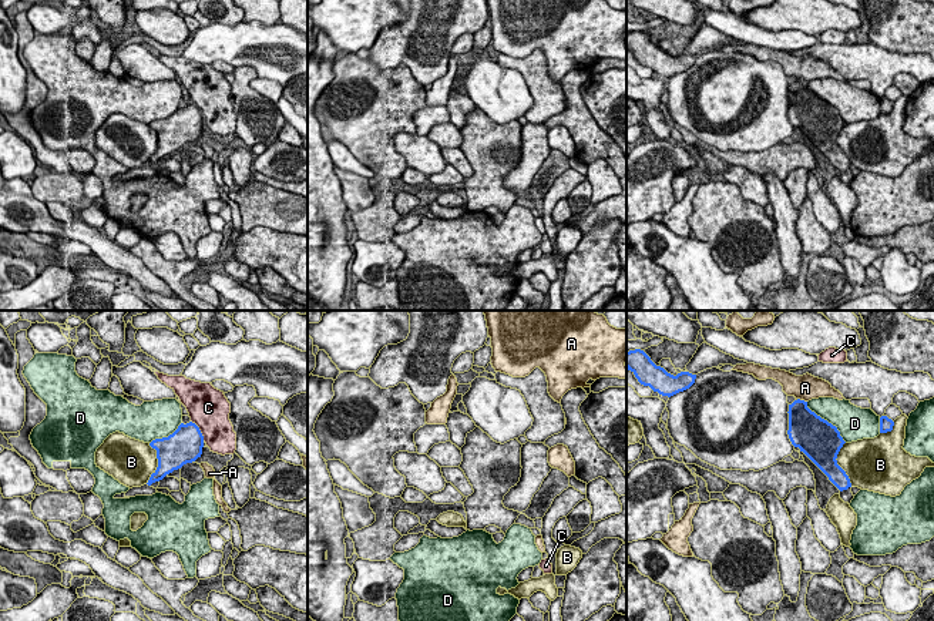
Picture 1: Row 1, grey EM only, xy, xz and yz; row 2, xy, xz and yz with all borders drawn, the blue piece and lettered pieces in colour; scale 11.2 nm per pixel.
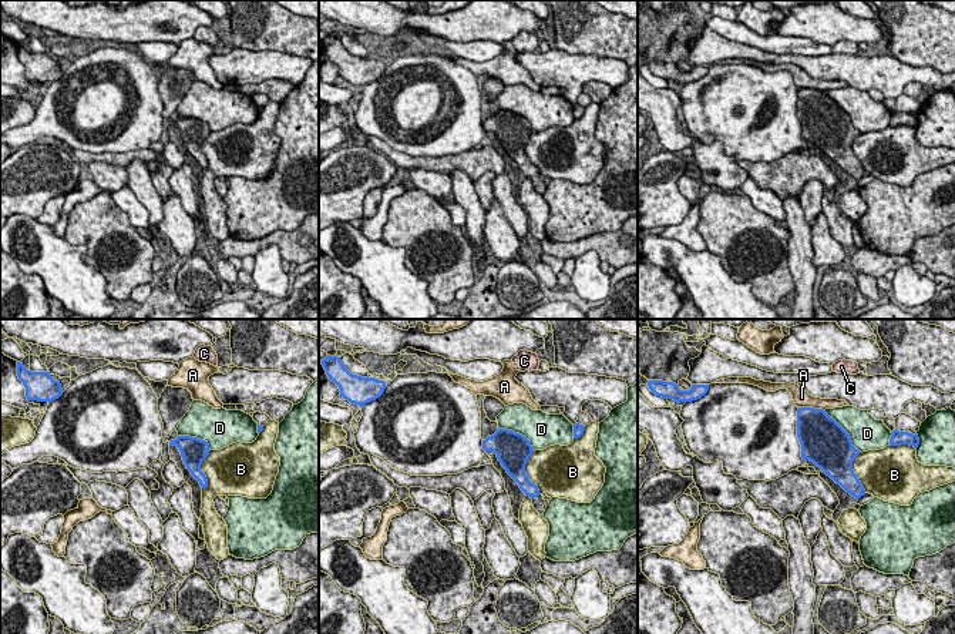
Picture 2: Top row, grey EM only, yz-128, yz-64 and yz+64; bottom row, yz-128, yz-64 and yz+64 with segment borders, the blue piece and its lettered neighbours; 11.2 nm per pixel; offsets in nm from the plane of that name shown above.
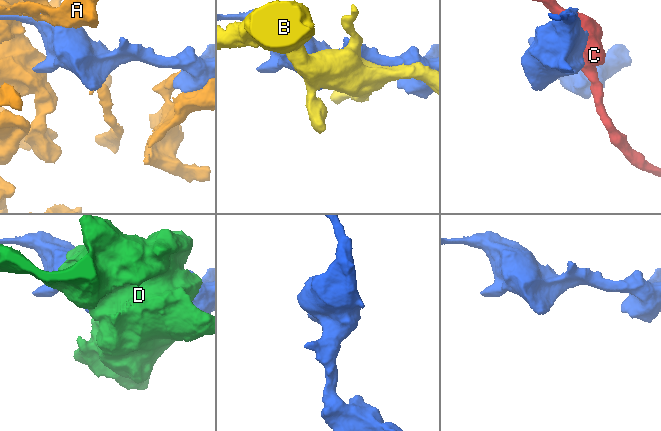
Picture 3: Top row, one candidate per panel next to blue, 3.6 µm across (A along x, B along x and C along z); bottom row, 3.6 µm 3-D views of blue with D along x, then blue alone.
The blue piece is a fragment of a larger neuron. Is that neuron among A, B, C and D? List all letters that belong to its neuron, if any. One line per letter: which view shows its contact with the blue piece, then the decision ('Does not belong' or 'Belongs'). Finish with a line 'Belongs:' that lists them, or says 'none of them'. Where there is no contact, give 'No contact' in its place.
A: Touches blue in yz. Does not belong
B: Touches blue in yz. Does not belong
C: Touches blue in xy. Does not belong
D: Touches blue in yz. Does not belong
Belongs: none of them

